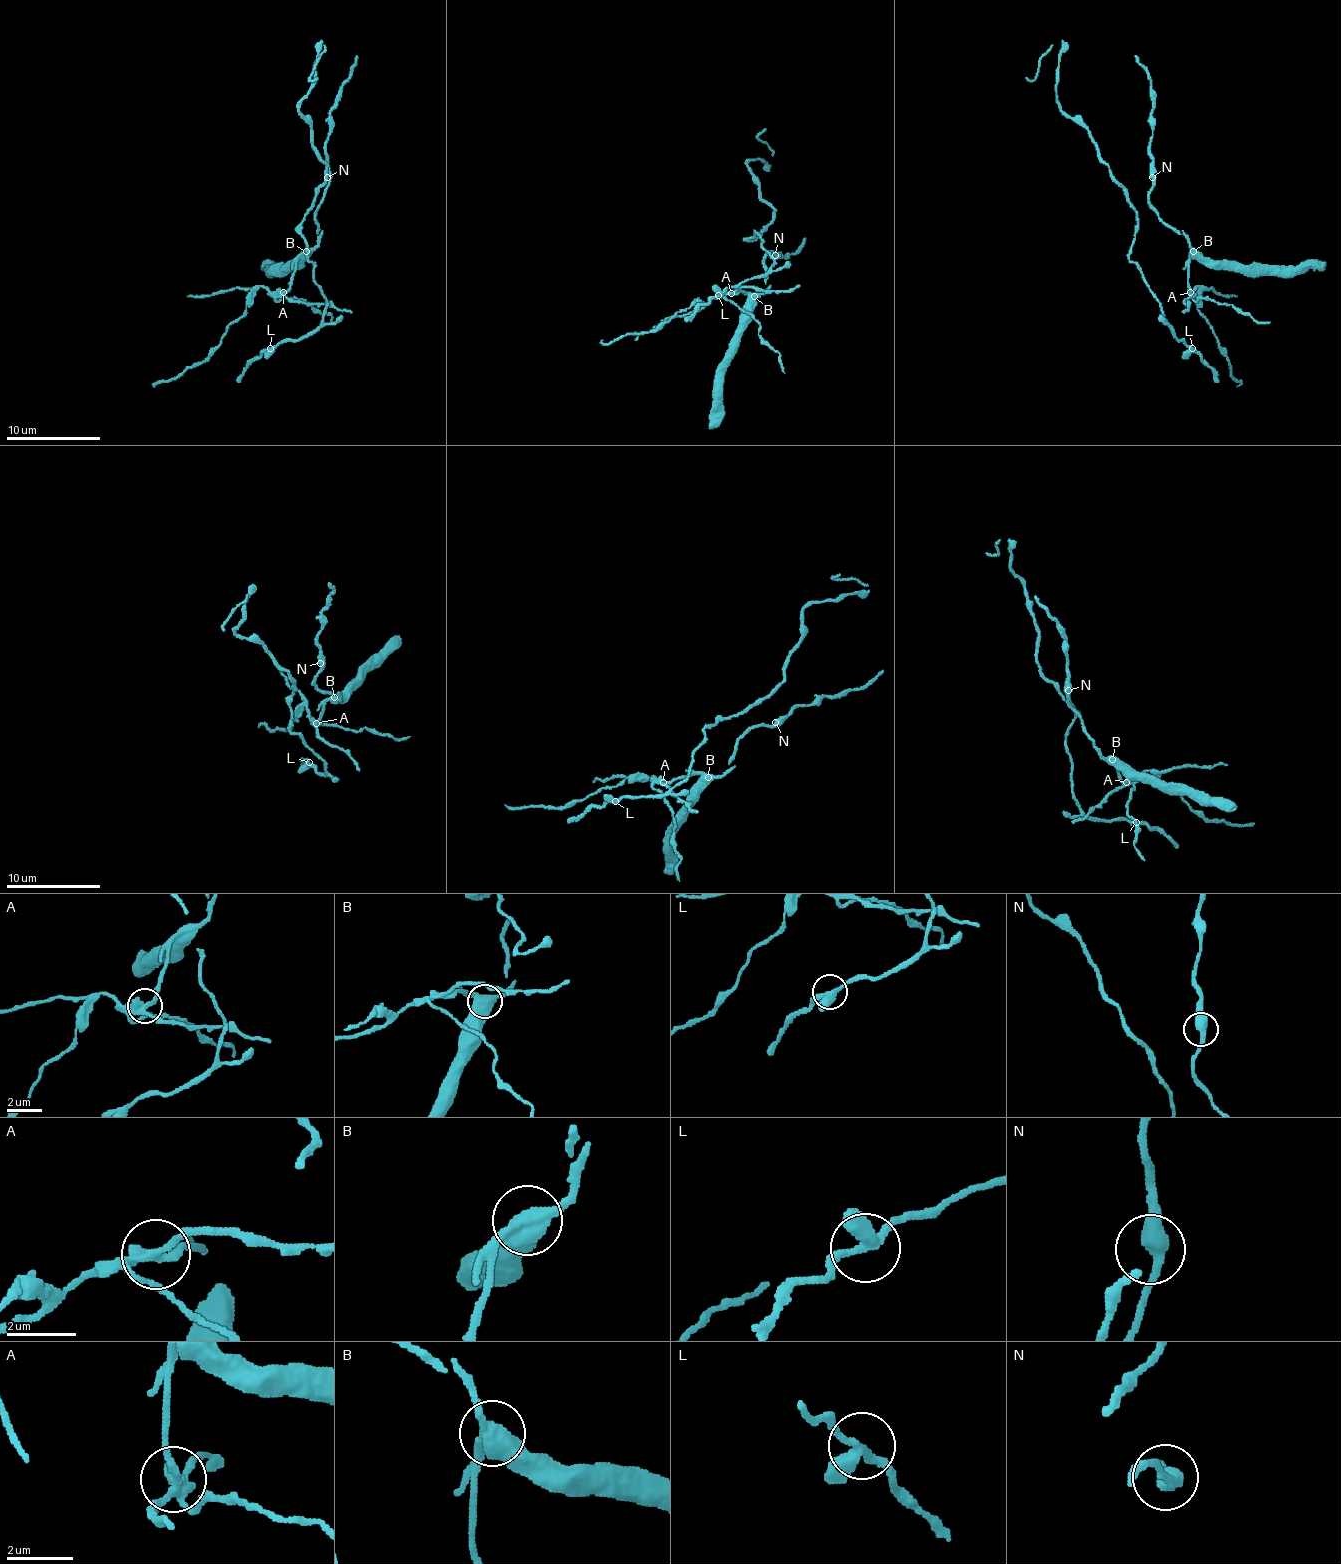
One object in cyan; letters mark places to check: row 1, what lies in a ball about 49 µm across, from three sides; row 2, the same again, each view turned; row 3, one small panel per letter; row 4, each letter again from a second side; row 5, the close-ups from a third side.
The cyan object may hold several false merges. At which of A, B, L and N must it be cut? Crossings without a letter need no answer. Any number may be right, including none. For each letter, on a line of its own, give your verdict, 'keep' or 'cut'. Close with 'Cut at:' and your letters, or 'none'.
A: cut
B: cut
L: keep
N: keep
Cut at: A, B

